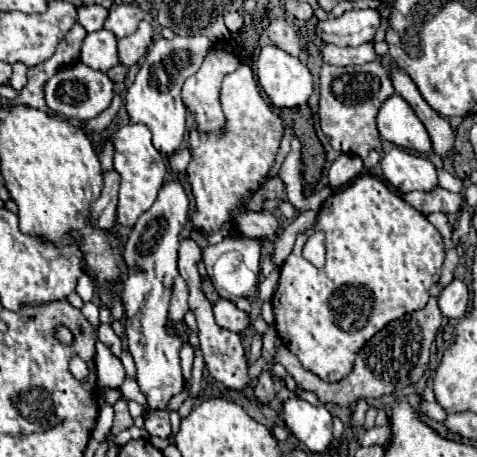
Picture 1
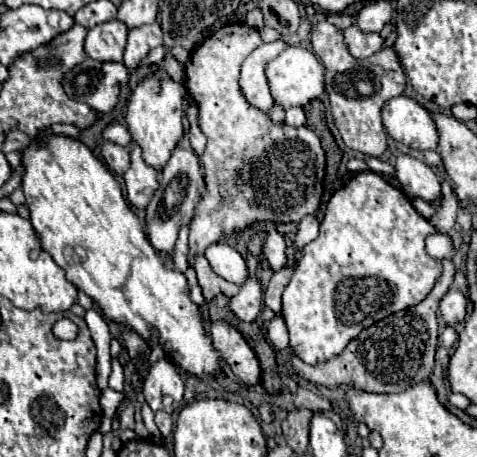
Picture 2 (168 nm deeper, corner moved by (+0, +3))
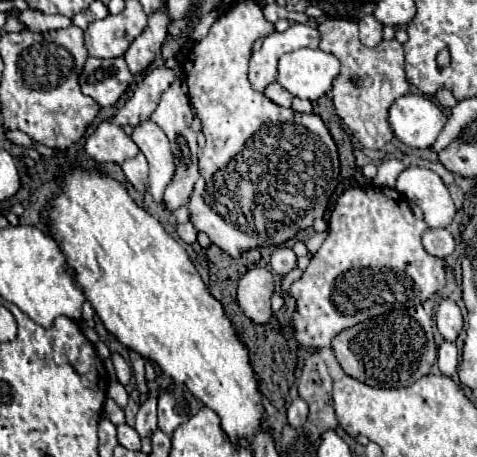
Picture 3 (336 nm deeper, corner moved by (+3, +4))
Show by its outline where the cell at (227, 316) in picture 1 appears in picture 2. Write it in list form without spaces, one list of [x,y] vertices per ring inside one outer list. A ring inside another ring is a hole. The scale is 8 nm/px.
[[[248,276],[240,292],[230,300],[230,310],[244,322],[254,322],[264,308],[264,290],[258,278]]]

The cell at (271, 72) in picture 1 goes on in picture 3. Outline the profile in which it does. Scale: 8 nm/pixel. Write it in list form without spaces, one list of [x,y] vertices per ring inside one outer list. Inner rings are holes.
[[[297,49],[285,53],[277,65],[277,83],[293,97],[315,101],[329,93],[339,61],[321,49]]]

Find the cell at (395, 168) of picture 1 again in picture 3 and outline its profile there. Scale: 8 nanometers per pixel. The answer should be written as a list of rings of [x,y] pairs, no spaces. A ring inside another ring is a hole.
[[[407,167],[405,171],[399,173],[395,189],[399,193],[403,193],[407,197],[407,201],[411,201],[411,203],[421,207],[429,227],[433,227],[433,229],[437,229],[437,227],[449,227],[449,223],[453,221],[455,203],[453,203],[453,199],[449,195],[447,187],[443,185],[441,177],[437,173],[433,173],[431,169],[425,169],[425,167]]]

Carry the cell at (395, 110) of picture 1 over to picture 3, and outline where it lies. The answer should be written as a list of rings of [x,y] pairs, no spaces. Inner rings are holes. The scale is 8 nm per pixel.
[[[421,93],[403,95],[389,109],[389,125],[395,137],[417,149],[433,147],[445,121],[443,111]]]

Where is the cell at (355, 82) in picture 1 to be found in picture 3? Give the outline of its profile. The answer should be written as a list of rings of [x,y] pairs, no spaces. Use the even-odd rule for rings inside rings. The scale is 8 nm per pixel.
[[[353,19],[343,21],[323,21],[319,23],[321,43],[319,49],[331,53],[339,59],[341,71],[333,81],[333,105],[341,121],[351,129],[353,137],[361,141],[367,149],[383,149],[391,139],[393,131],[387,123],[387,111],[391,103],[409,93],[409,81],[403,71],[403,47],[397,39],[381,41],[377,47],[369,49],[361,45],[357,23]]]

